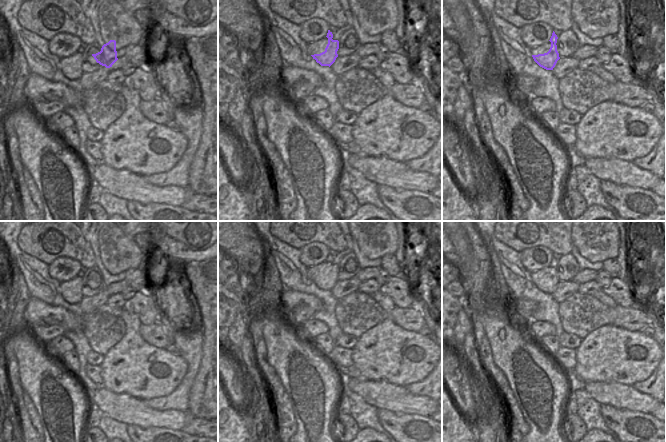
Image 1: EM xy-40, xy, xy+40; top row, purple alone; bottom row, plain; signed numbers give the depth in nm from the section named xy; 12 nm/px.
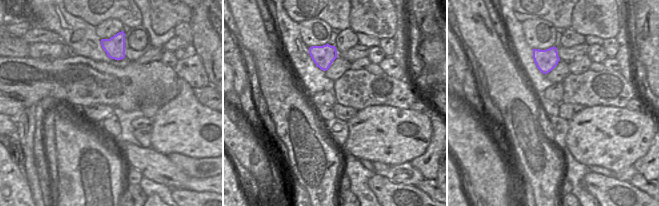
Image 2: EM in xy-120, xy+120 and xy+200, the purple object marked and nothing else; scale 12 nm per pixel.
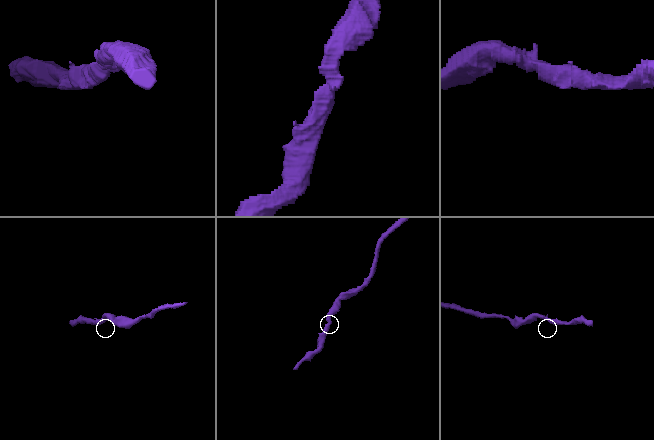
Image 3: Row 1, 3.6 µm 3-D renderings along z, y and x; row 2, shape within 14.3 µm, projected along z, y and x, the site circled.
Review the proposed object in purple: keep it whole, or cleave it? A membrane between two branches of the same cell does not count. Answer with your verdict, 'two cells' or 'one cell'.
two cells

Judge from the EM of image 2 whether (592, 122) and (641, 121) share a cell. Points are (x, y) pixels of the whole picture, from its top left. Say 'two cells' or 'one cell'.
one cell

